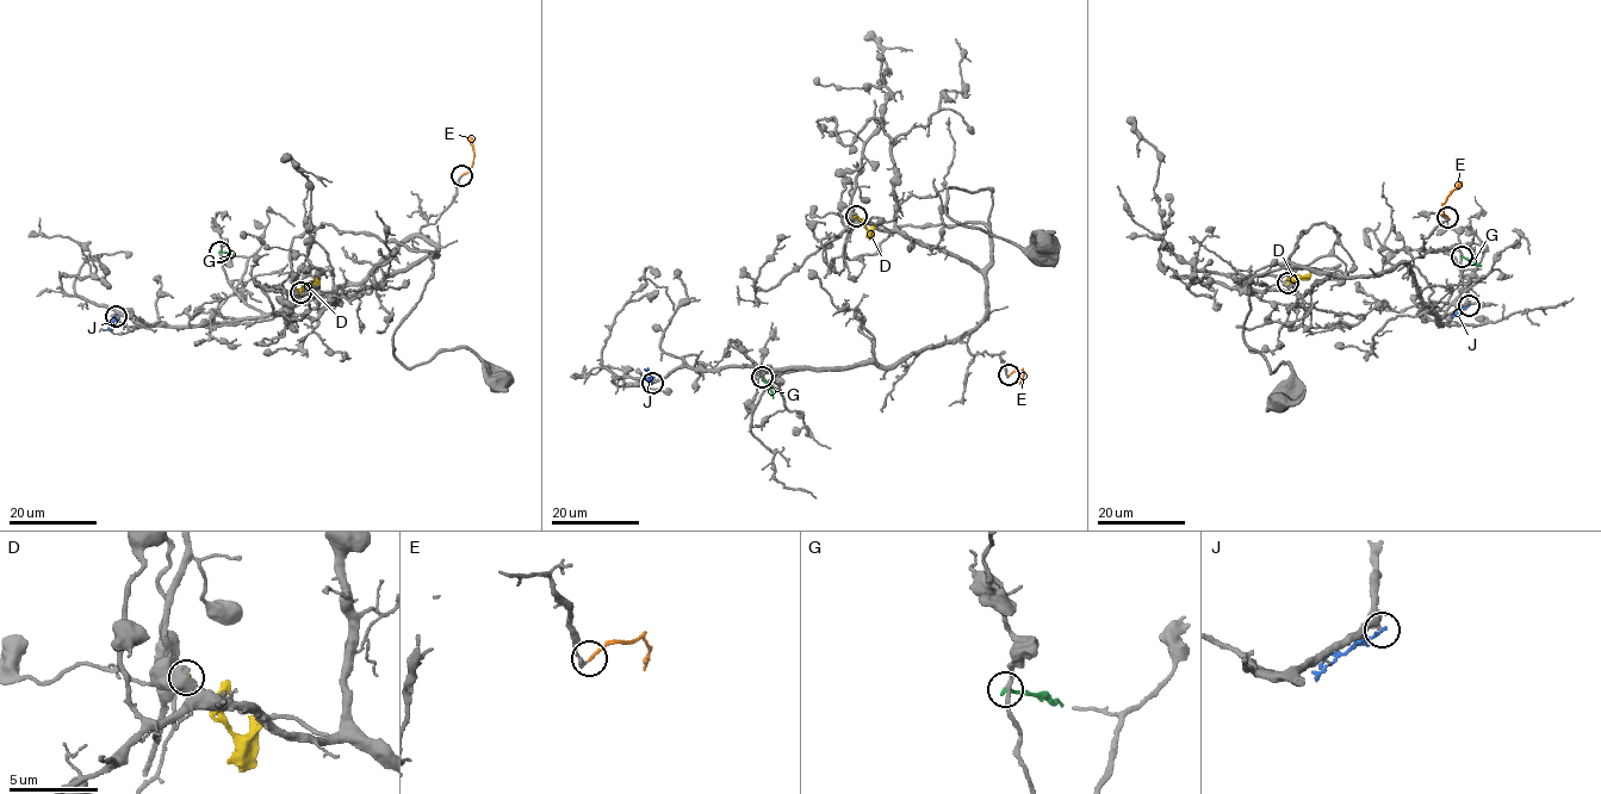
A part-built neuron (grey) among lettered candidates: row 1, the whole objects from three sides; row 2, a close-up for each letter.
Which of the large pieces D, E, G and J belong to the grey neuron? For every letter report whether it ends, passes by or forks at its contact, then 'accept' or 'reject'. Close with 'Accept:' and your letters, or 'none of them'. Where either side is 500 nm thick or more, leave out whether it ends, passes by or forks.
D: reject
E: it ends; accept
G: it ends; reject
J: it ends; reject
Accept: E

